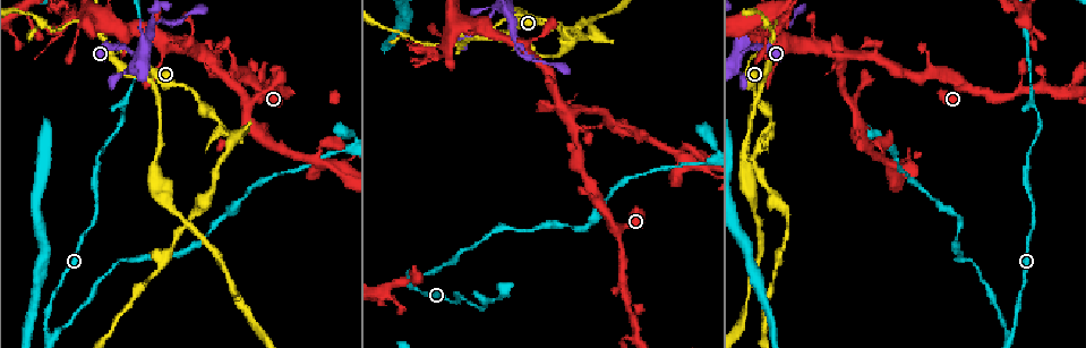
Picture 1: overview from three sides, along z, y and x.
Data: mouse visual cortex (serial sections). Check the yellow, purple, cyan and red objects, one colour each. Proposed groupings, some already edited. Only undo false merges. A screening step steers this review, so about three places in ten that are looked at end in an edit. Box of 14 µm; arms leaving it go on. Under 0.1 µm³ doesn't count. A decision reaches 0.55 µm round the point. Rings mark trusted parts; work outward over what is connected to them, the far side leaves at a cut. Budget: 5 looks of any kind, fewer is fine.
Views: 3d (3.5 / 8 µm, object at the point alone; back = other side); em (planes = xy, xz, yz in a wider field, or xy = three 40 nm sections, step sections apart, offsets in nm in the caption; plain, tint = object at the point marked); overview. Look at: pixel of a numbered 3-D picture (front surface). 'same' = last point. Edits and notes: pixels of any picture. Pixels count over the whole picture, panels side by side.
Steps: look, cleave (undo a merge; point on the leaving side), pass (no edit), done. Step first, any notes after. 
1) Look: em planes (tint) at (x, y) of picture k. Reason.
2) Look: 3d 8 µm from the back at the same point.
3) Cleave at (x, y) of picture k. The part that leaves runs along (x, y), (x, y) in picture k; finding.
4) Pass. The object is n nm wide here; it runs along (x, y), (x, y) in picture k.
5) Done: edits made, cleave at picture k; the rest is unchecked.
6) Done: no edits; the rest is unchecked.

Look: 3d 3.5 µm at (207, 56) of picture 1. Abrupt turn.

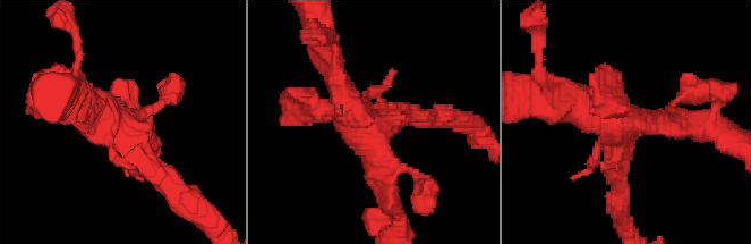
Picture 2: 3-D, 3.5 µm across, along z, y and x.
Look: em xy step 5 (tint) at (112, 122) of picture 2.

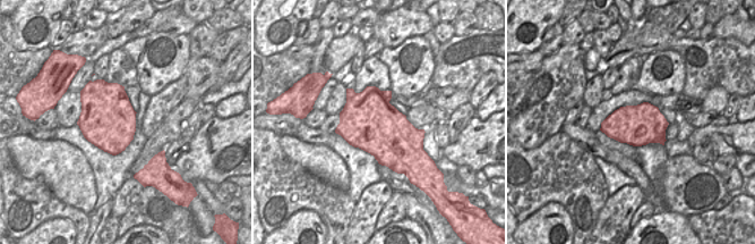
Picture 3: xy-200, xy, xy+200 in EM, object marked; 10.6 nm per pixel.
Look: em planes (tint) at the same point.

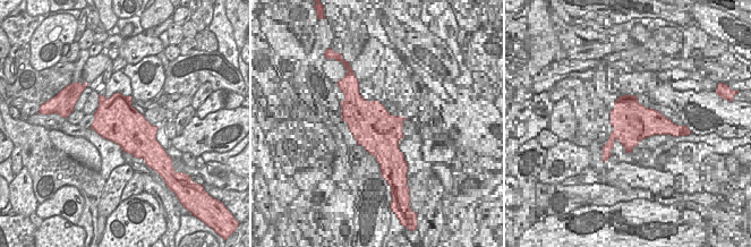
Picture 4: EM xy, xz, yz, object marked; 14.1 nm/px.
Pass. It runs along (389, 196), (367, 127), (332, 69) in picture 2; one cell here.

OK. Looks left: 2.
Look: 3d 3.5 µm at (439, 47) of picture 1. Abrupt turn.

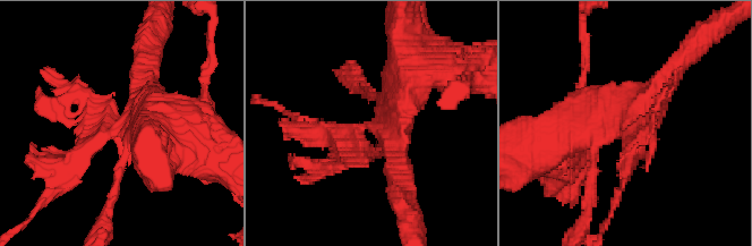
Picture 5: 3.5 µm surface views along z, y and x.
Look: em planes (tint) at (627, 133) of picture 5. Now the EM.

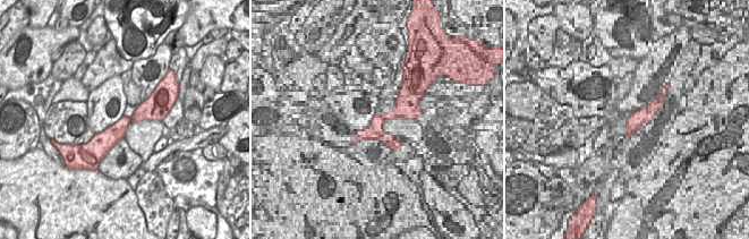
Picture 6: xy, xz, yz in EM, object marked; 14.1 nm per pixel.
Cleave at (642, 141) of picture 5. The object is 240 nm wide here; the part that leaves runs along (623, 130), (629, 169), (612, 211) in picture 5; a second cell is stuck on.

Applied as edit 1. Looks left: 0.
Done: edits made, cleave at picture 5; the rest is unchecked.

